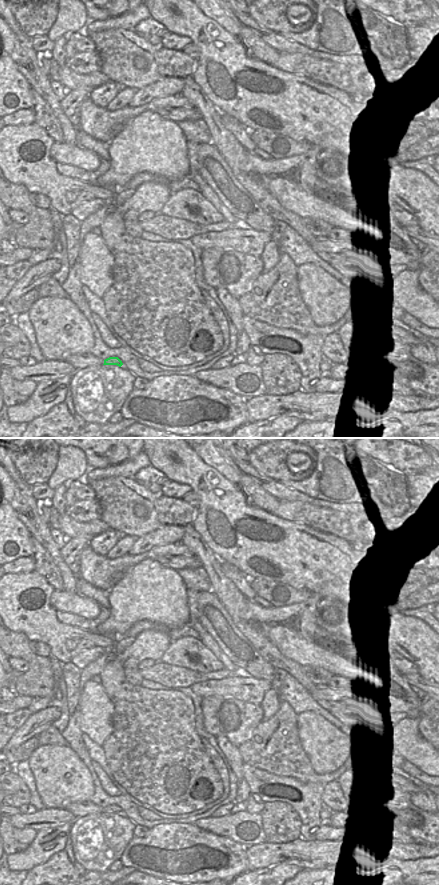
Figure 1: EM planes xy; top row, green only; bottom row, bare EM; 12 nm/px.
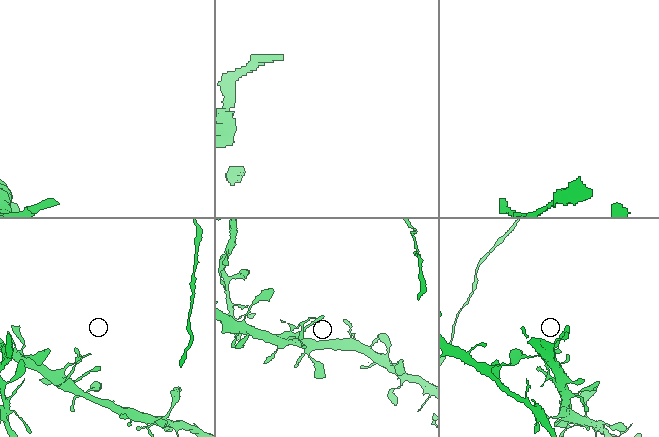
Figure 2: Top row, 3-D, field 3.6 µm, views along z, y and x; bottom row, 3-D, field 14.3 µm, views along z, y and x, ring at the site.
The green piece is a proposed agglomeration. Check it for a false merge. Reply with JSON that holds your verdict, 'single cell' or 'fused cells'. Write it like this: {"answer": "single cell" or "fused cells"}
{"answer": "single cell"}

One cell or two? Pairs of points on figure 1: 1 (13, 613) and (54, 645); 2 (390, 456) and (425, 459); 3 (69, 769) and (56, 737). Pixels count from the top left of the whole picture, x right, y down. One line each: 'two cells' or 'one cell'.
1: one cell
2: one cell
3: two cells

